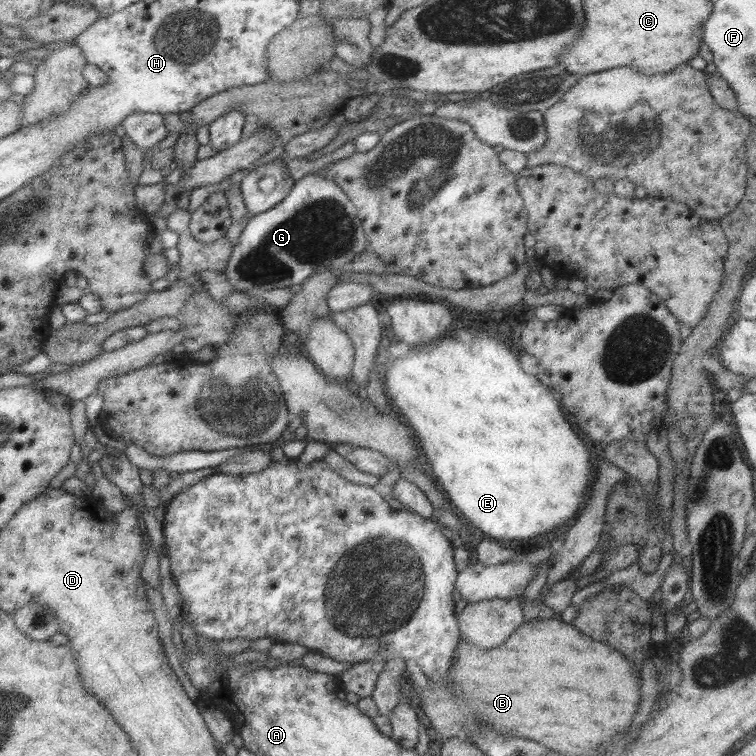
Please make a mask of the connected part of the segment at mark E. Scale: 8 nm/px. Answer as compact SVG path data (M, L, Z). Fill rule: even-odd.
M450 336L439 338L439 340L433 340L429 344L423 344L423 346L411 346L407 354L403 356L393 358L390 357L389 362L387 362L387 369L385 370L385 384L384 393L388 396L389 402L395 407L395 410L400 414L401 419L403 419L405 425L409 425L413 435L416 437L418 446L420 447L421 453L423 453L422 462L426 462L431 466L431 474L433 474L433 481L437 484L437 487L442 492L448 505L461 517L463 522L469 522L475 528L481 530L483 534L487 534L487 538L491 536L491 540L517 540L517 538L533 538L533 536L539 536L539 534L545 534L545 532L551 532L559 526L564 526L571 523L572 520L577 516L581 508L585 505L586 496L589 496L589 484L592 482L594 459L592 454L591 445L589 442L582 440L581 434L576 430L576 428L571 428L571 424L566 422L565 414L563 410L559 410L561 404L553 391L545 387L536 376L529 376L520 368L517 353L512 353L509 351L500 340L496 338L487 338L487 336L473 336L475 340L468 345L467 342L462 342L461 340L453 339Z

